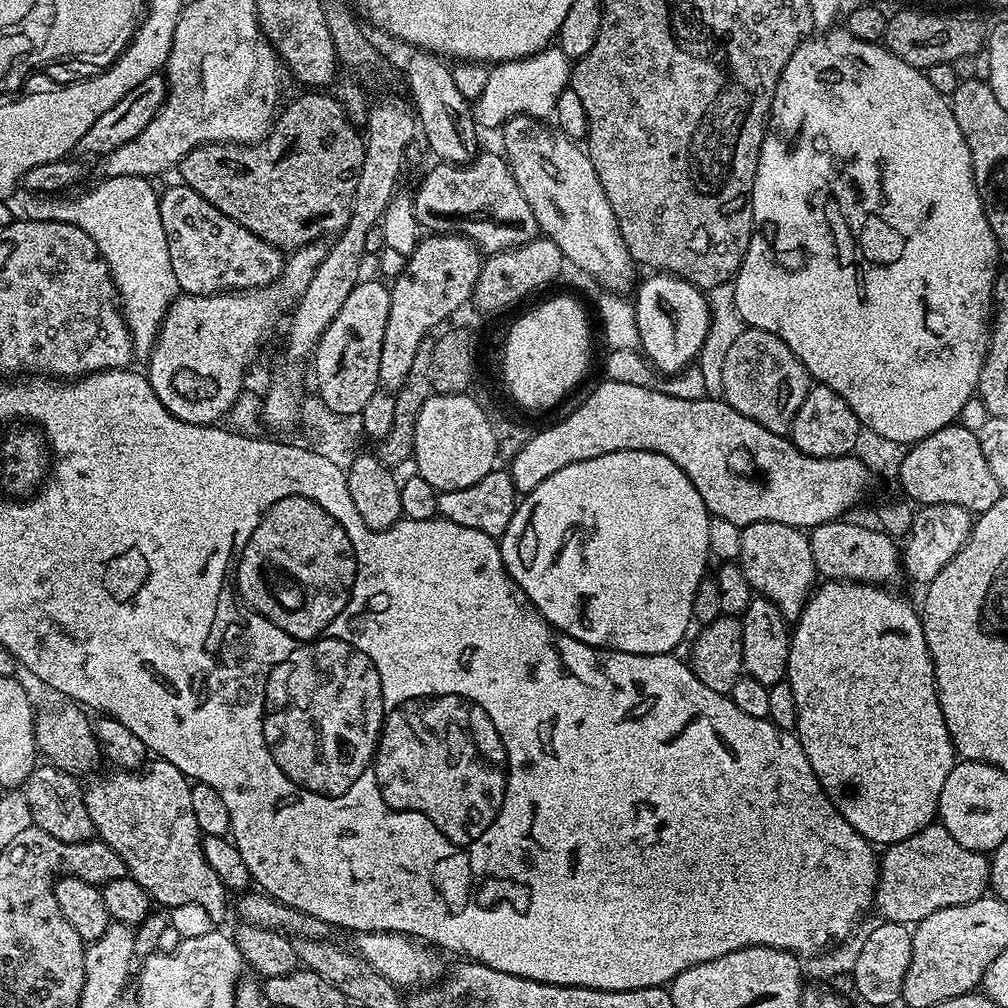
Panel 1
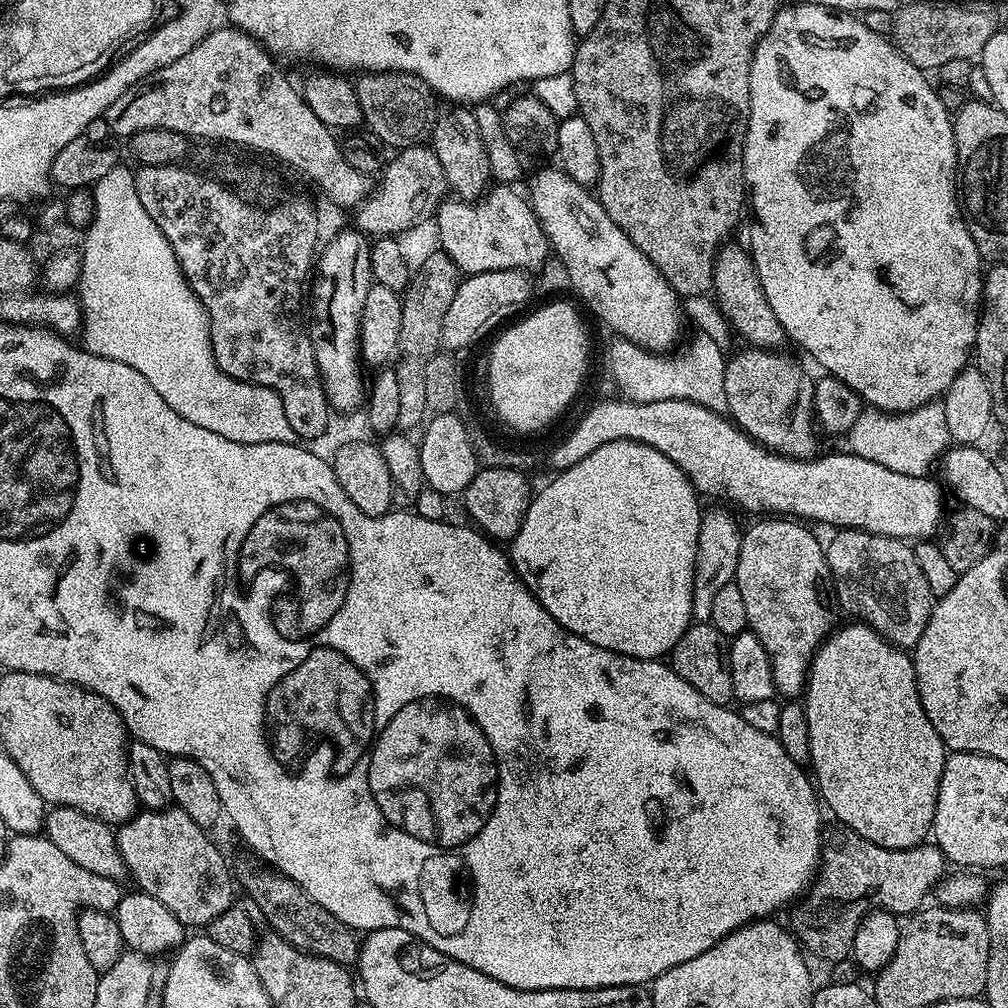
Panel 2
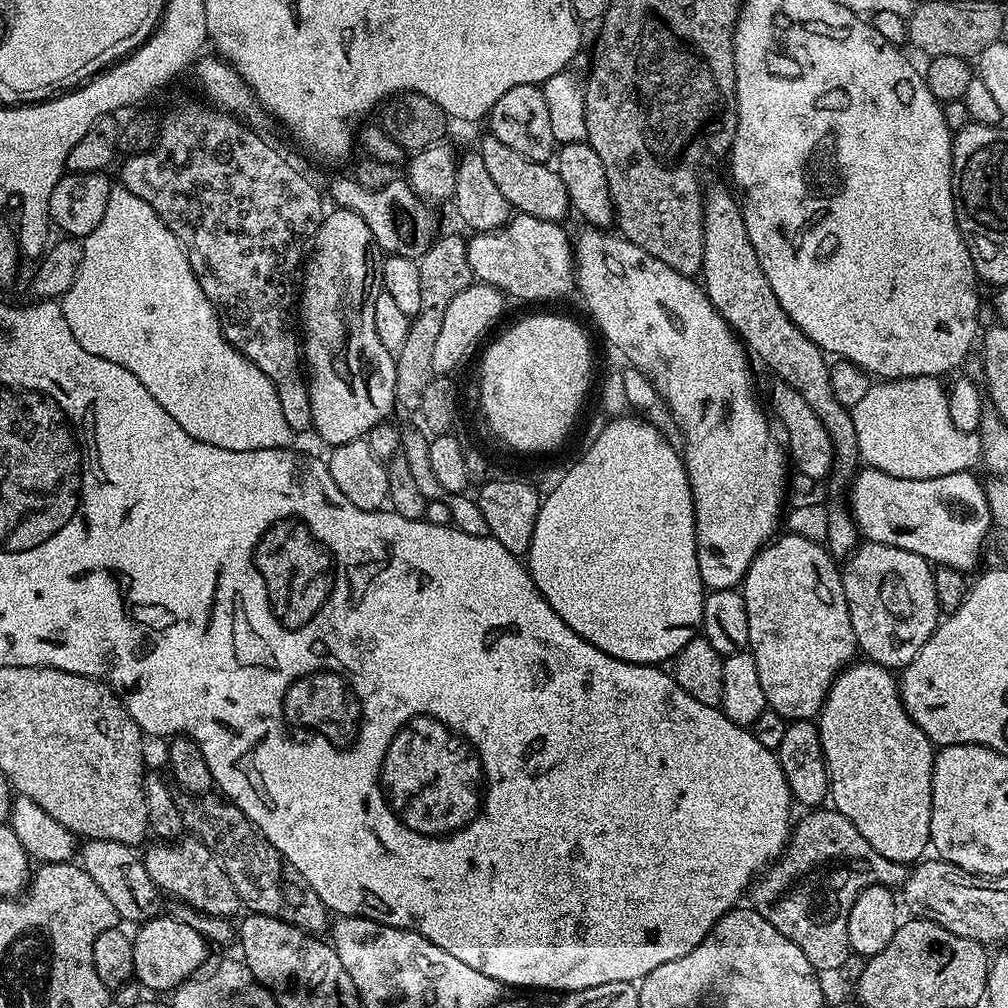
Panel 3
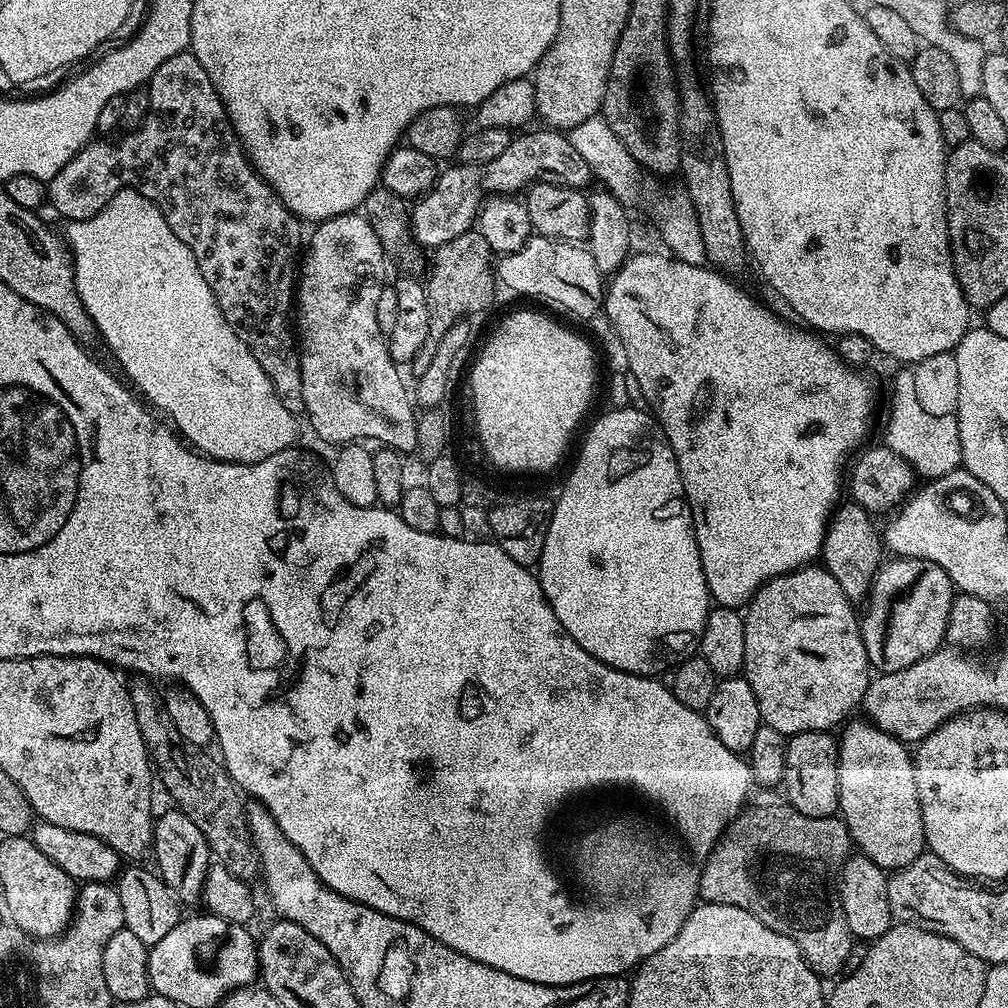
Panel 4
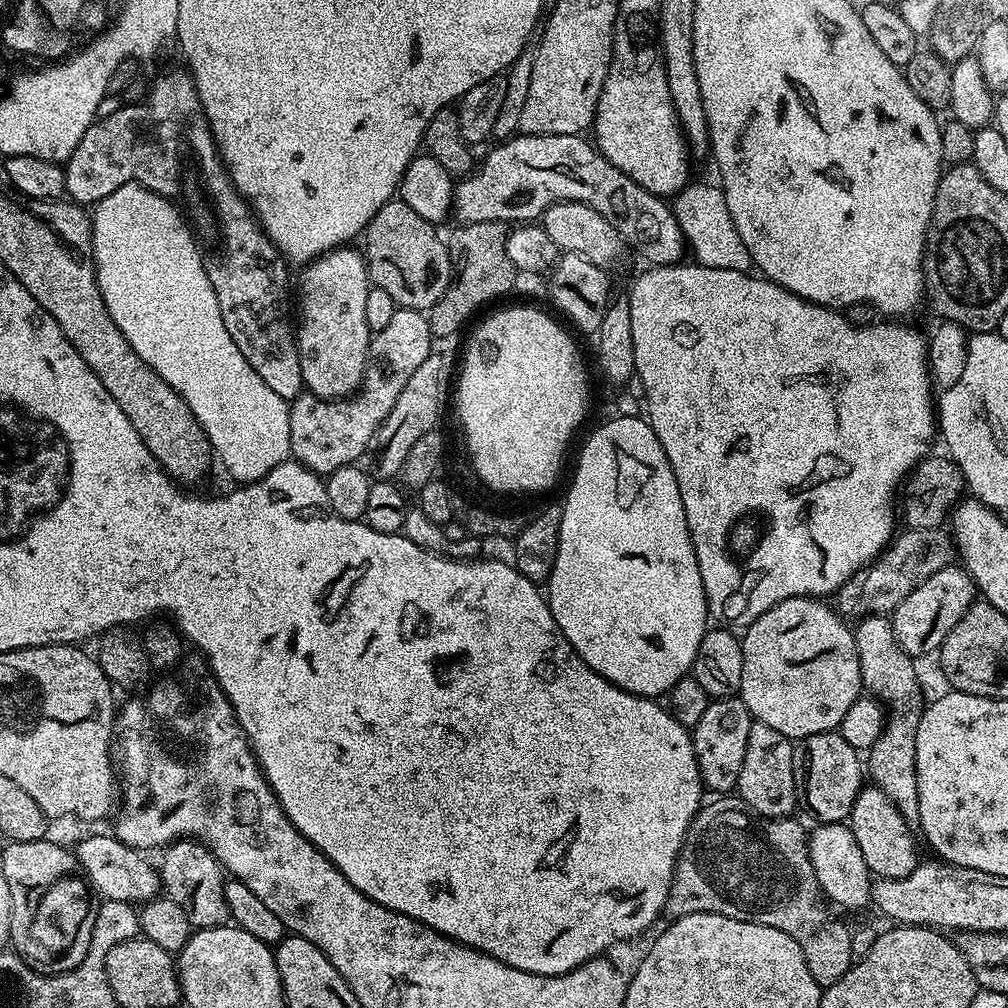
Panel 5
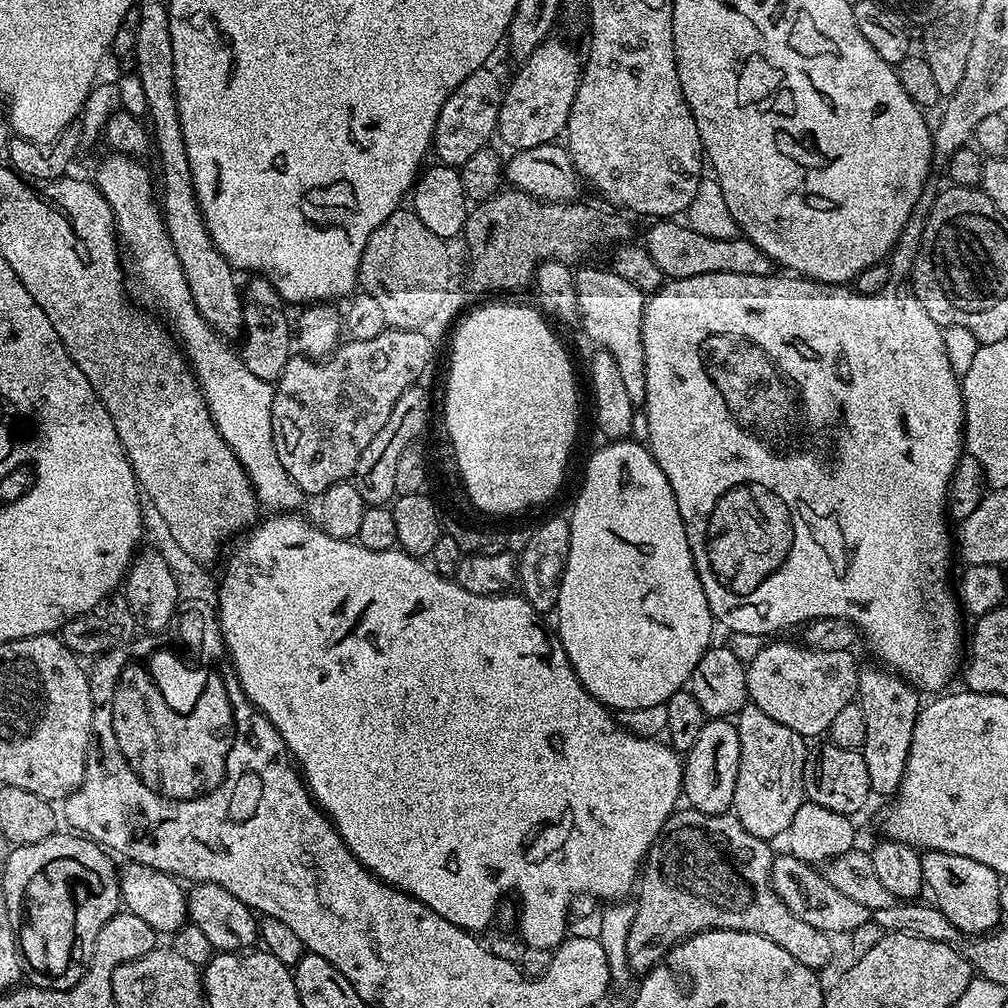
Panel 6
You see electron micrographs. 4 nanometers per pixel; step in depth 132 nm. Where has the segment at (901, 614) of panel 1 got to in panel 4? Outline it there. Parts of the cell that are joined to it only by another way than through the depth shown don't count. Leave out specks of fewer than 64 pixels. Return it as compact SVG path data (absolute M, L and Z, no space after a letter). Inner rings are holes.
M852 718L843 725L839 733L840 765L838 766L838 786L840 787L840 810L844 824L852 836L852 843L867 860L872 860L885 870L905 868L919 856L924 855L924 823L922 806L918 798L916 762L909 745L897 736L886 734L877 724L861 718Z

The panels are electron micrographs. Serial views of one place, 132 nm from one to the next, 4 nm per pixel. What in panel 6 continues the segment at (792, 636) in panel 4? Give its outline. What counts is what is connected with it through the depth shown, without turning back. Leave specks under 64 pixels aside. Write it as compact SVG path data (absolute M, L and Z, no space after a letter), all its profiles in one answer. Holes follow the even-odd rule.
M784 638L768 642L773 644L758 649L756 657L747 661L749 701L769 718L774 718L774 722L790 726L799 736L823 737L834 717L856 700L858 663L851 651L814 650L800 642L791 644L780 639Z

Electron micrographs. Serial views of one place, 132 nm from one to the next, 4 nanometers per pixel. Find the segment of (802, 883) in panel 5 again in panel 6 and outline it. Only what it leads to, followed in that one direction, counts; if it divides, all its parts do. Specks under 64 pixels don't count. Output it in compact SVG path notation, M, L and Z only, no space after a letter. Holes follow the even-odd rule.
M687 806L673 812L662 826L660 837L653 842L652 849L645 856L638 877L637 896L634 896L634 926L630 926L630 934L626 938L628 967L633 973L643 974L657 967L661 963L659 960L668 951L669 955L680 941L689 940L709 928L762 934L782 946L782 950L802 962L802 966L813 970L826 967L832 960L833 937L810 926L810 922L802 922L802 918L795 916L790 906L786 906L786 902L778 898L778 894L772 889L770 878L774 855L772 847L769 841L754 838L754 834L745 830L735 814L702 814Z

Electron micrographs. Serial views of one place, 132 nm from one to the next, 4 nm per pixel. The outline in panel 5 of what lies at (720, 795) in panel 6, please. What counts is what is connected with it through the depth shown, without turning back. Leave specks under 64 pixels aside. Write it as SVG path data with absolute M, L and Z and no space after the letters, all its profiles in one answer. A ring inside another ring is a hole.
M725 696L713 699L706 706L706 714L691 729L692 745L696 761L700 767L700 782L705 789L712 794L728 794L735 789L738 782L738 774L742 770L742 758L746 758L746 742L750 738L750 730L753 726L753 718L746 710L746 706L736 696Z

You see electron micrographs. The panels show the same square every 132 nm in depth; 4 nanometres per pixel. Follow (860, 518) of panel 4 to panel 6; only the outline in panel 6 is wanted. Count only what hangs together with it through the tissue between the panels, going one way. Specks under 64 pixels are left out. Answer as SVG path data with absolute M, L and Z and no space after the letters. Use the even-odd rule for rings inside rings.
M883 667L860 668L856 687L856 700L866 718L866 742L862 749L866 758L866 771L870 774L870 786L878 797L895 797L906 774L906 758L910 758L910 738L914 734L914 722L922 707L921 693L903 676ZM925 851L920 857L922 874L927 891L936 907L950 918L950 922L965 937L983 936L993 931L1000 920L1000 884L1002 877L990 866L974 862L974 858L962 858L958 854Z

